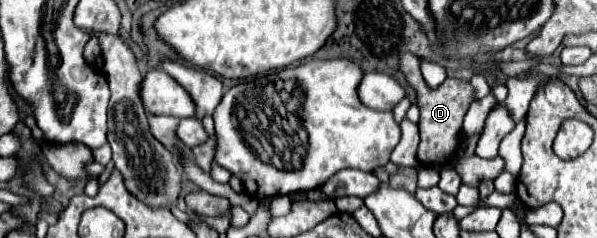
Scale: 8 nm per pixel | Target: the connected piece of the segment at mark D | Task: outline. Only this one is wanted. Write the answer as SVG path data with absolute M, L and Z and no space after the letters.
M406 52L400 56L400 72L404 74L408 86L416 92L416 106L420 108L420 146L418 146L418 162L420 166L434 166L438 160L452 158L460 148L460 132L462 132L462 120L466 116L468 106L474 102L474 88L468 80L458 78L446 78L438 88L430 88L422 74L420 74L420 60Z

